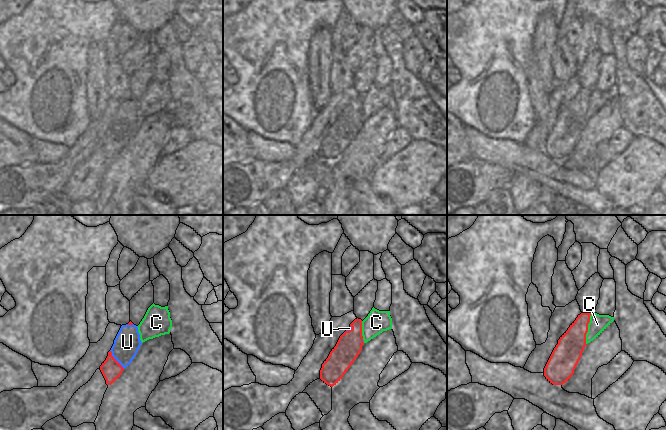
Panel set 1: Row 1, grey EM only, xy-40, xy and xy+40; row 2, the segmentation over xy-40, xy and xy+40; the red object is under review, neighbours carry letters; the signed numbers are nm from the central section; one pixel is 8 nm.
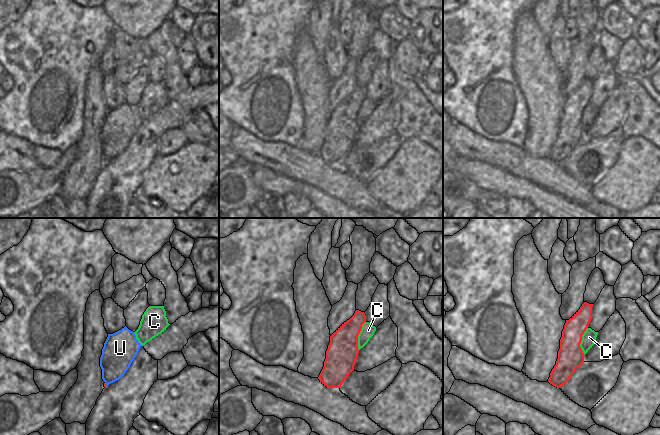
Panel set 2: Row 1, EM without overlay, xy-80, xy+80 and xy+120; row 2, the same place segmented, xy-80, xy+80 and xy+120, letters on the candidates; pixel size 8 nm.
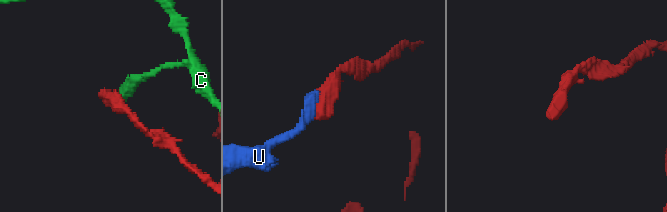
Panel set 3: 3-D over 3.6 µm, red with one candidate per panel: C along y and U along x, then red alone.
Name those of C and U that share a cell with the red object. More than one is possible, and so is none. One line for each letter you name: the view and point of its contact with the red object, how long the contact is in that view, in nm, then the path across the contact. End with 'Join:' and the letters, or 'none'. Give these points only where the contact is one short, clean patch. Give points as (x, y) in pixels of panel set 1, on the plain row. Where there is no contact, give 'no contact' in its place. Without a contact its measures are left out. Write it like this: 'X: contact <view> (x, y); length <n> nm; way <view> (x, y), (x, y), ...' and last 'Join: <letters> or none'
Join: none

